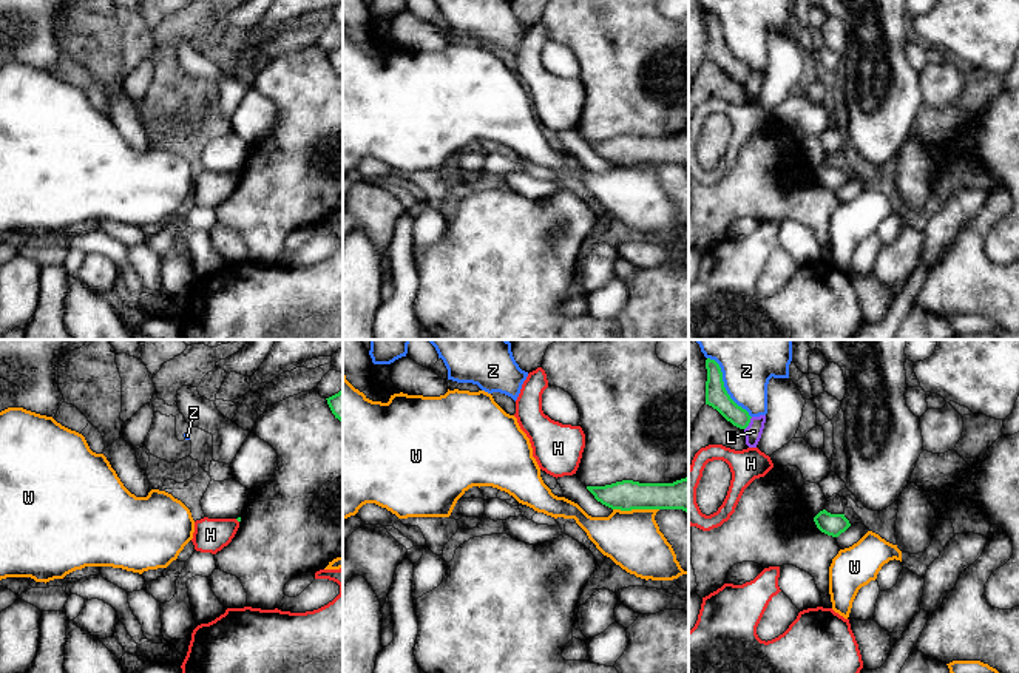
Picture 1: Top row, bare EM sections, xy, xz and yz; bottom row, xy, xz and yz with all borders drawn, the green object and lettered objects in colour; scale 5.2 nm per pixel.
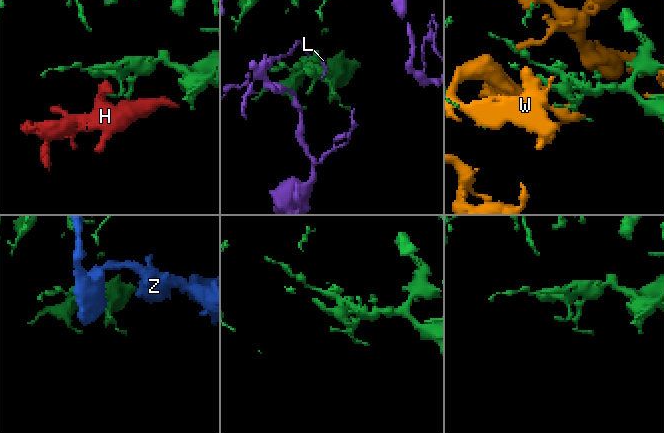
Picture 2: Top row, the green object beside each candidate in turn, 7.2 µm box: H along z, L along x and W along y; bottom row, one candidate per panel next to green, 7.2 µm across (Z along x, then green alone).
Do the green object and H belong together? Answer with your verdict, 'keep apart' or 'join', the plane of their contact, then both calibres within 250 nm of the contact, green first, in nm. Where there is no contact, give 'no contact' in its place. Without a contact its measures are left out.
keep apart; no contact

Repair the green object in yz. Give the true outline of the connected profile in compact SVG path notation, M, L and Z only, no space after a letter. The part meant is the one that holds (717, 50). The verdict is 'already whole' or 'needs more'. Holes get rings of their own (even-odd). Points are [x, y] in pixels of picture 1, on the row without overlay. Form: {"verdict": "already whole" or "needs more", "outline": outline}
{"verdict": "already whole", "outline": "M707 12L706 23L706 59L716 63L733 80L746 83L752 71L746 63L738 60L727 48L719 19L715 14Z"}

